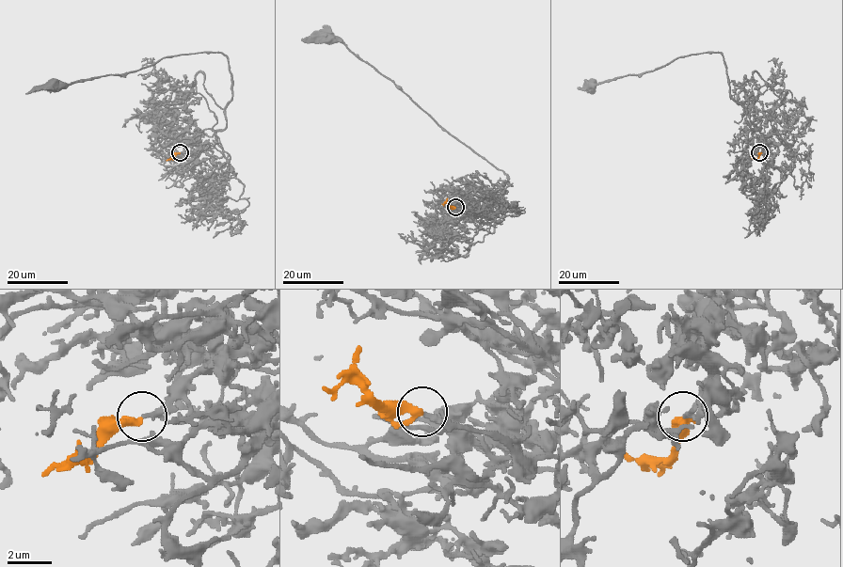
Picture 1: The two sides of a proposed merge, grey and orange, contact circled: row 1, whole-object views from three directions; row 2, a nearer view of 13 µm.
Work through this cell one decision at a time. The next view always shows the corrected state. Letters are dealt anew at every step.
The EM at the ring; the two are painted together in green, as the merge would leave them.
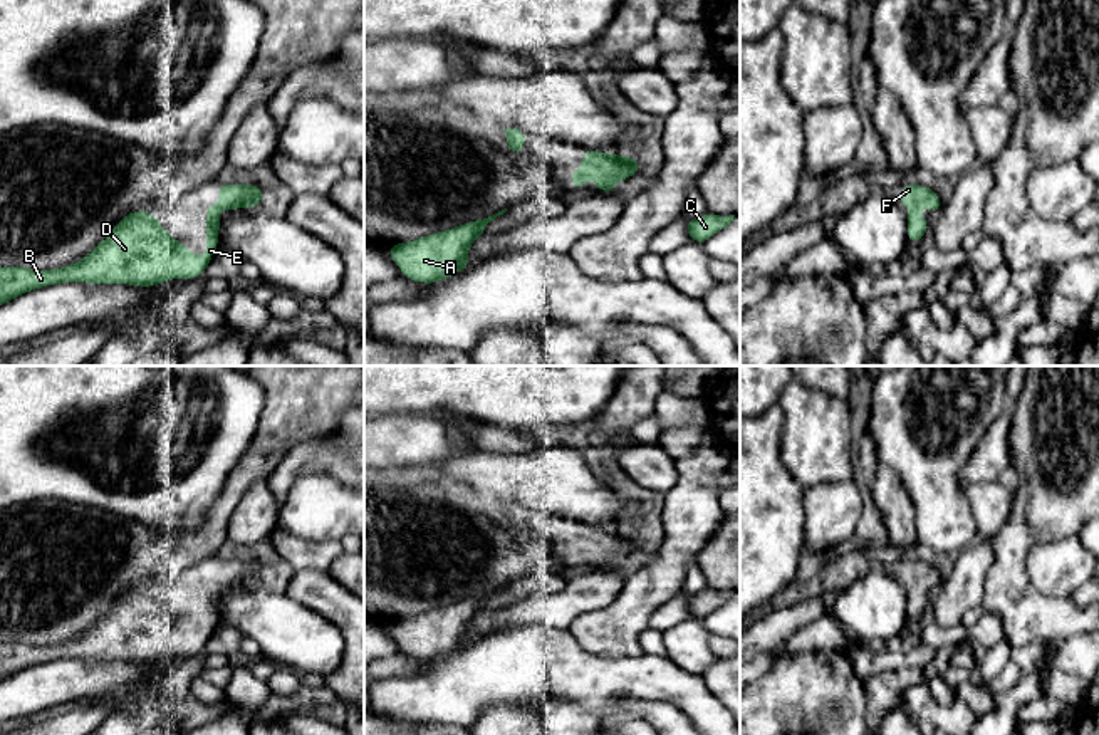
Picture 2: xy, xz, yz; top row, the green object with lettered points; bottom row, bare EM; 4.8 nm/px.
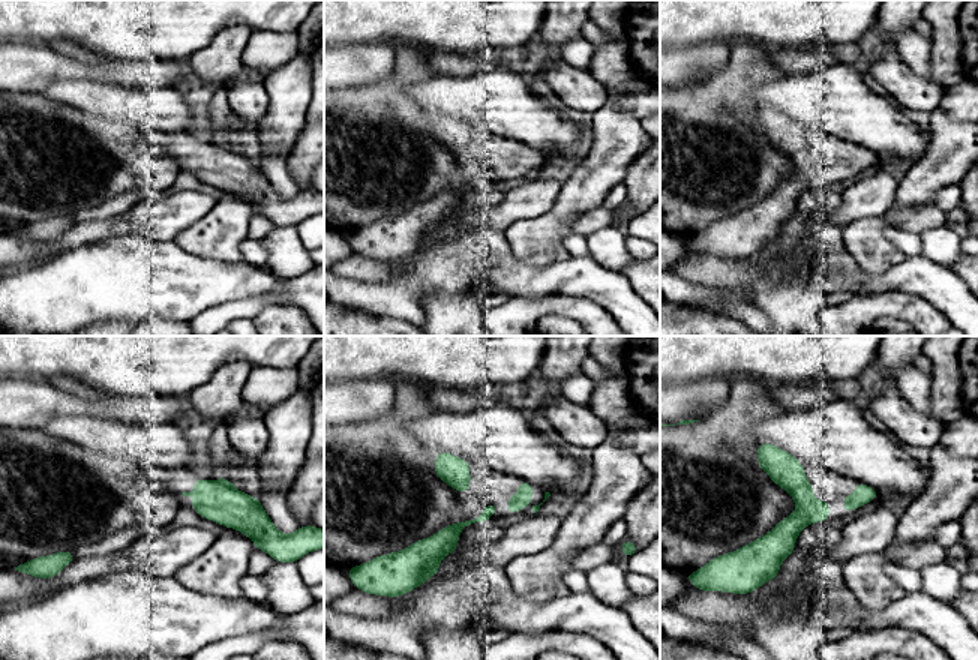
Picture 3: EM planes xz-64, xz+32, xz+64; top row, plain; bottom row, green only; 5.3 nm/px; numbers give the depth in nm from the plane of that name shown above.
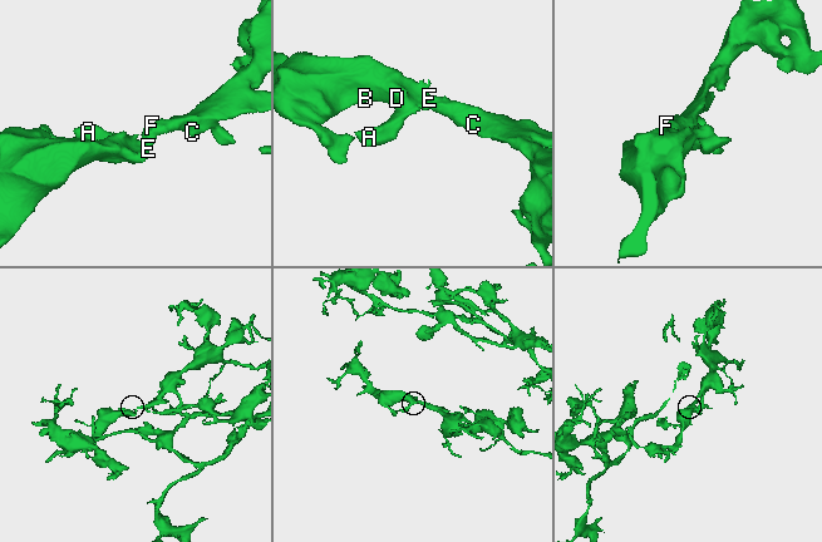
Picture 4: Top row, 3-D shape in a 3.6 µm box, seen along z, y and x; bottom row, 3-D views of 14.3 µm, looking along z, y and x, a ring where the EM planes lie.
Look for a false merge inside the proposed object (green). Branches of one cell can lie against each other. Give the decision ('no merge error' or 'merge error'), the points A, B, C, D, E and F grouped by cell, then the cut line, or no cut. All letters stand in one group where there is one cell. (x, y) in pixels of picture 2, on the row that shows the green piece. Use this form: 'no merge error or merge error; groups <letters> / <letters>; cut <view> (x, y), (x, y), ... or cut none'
no merge error; groups A B C D E F; cut none

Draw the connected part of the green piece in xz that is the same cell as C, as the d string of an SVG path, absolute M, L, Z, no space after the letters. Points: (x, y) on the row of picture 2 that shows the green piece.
M705 213L698 218L685 222L691 242L705 243L710 237L723 230L733 222L735 215L721 216Z

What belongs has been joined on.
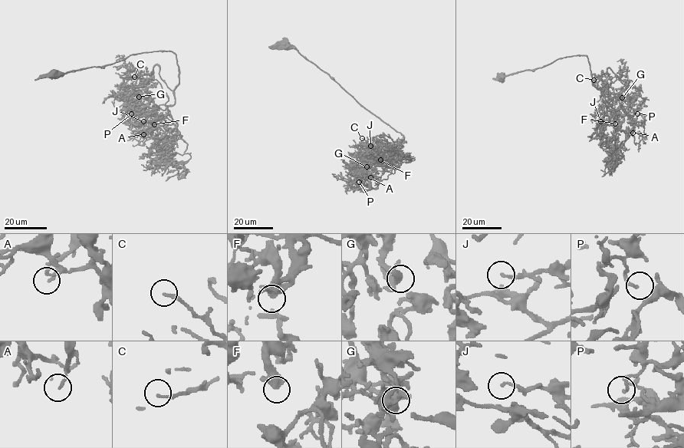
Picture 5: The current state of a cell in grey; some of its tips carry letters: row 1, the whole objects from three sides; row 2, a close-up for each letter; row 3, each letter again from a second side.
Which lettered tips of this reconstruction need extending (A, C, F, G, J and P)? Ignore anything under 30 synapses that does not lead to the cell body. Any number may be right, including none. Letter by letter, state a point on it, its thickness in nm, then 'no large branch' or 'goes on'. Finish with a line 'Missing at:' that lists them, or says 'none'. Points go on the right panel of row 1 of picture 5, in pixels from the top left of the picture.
A: (633, 133) | 140 nm | goes on
C: (593, 80) | 150 nm | no large branch
F: (615, 123) | 550 nm | goes on
G: (622, 97) | 280 nm | no large branch
J: (600, 121) | 140 nm | no large branch
P: (637, 113) | 140 nm | no large branch
Missing at: A, F

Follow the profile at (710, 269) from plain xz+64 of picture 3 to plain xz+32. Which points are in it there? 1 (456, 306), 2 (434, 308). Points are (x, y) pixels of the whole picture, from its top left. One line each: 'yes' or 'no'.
1: yes
2: yes

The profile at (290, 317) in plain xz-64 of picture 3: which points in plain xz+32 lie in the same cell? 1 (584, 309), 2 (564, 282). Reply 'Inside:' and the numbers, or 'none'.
Inside: 1

